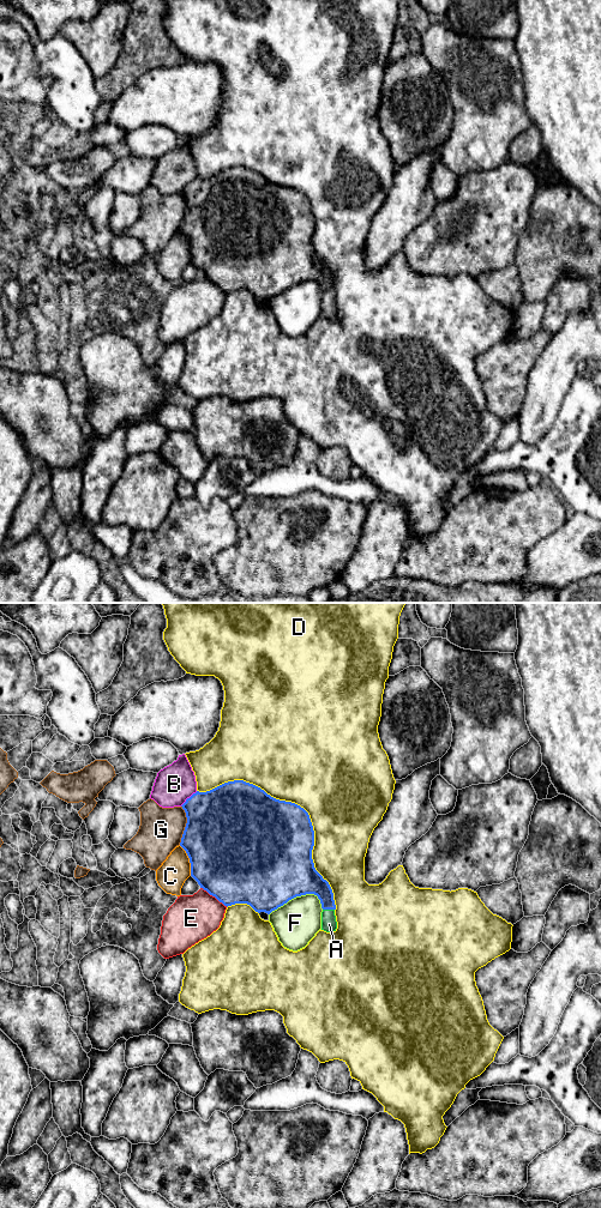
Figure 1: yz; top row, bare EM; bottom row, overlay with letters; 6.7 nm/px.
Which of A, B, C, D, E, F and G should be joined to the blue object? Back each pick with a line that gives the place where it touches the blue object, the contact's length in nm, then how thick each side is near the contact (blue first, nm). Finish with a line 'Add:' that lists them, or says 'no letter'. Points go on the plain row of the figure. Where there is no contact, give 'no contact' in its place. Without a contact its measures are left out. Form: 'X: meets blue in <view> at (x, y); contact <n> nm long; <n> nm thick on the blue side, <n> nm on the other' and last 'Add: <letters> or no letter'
A: meets blue in yz at (329, 295); contact 80 nm long; 190 nm thick on the blue side, 110 nm on the other
Add: A

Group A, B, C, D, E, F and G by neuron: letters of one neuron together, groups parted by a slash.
A / B G / C / D / E / F

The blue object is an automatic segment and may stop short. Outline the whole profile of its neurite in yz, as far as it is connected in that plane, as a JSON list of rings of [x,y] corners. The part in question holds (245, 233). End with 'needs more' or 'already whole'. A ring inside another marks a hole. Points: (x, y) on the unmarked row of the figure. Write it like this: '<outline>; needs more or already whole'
[[[244,167],[228,168],[206,179],[197,177],[181,193],[186,199],[187,210],[180,232],[190,244],[191,262],[200,274],[227,294],[247,290],[256,298],[268,301],[296,283],[314,280],[323,295],[321,316],[330,320],[336,318],[333,279],[329,268],[314,254],[312,246],[314,217],[303,194],[276,186],[260,174]]]; needs more

